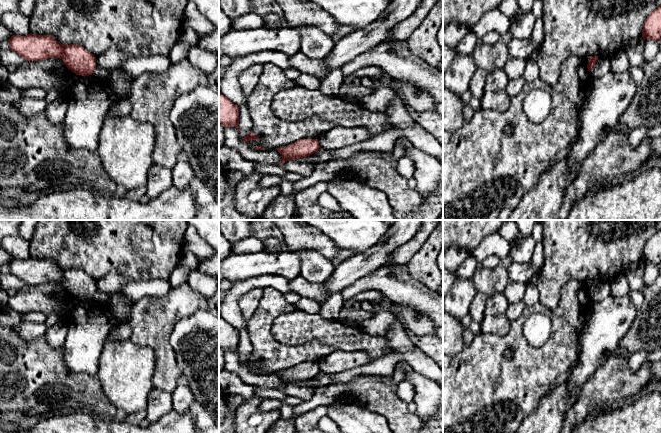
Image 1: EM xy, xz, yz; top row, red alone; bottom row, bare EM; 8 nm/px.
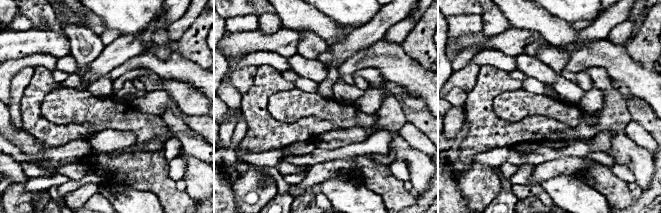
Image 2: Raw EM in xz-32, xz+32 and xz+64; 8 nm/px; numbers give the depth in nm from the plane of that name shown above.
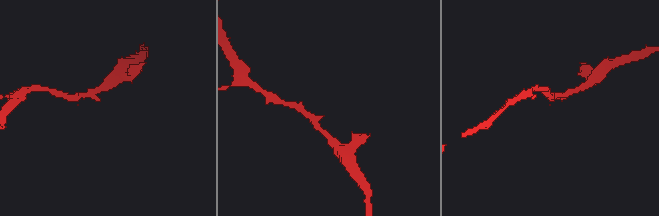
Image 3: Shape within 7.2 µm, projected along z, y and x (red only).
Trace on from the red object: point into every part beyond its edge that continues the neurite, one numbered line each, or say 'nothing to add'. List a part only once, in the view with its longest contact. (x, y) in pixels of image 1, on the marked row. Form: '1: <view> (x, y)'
nothing to add

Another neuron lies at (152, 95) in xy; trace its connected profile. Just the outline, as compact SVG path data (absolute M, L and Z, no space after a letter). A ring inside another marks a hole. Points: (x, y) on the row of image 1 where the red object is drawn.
M187 58L171 64L164 72L148 71L132 78L126 98L132 105L130 116L151 124L155 130L153 164L172 169L179 161L182 150L170 112L178 97L203 82L201 71Z

